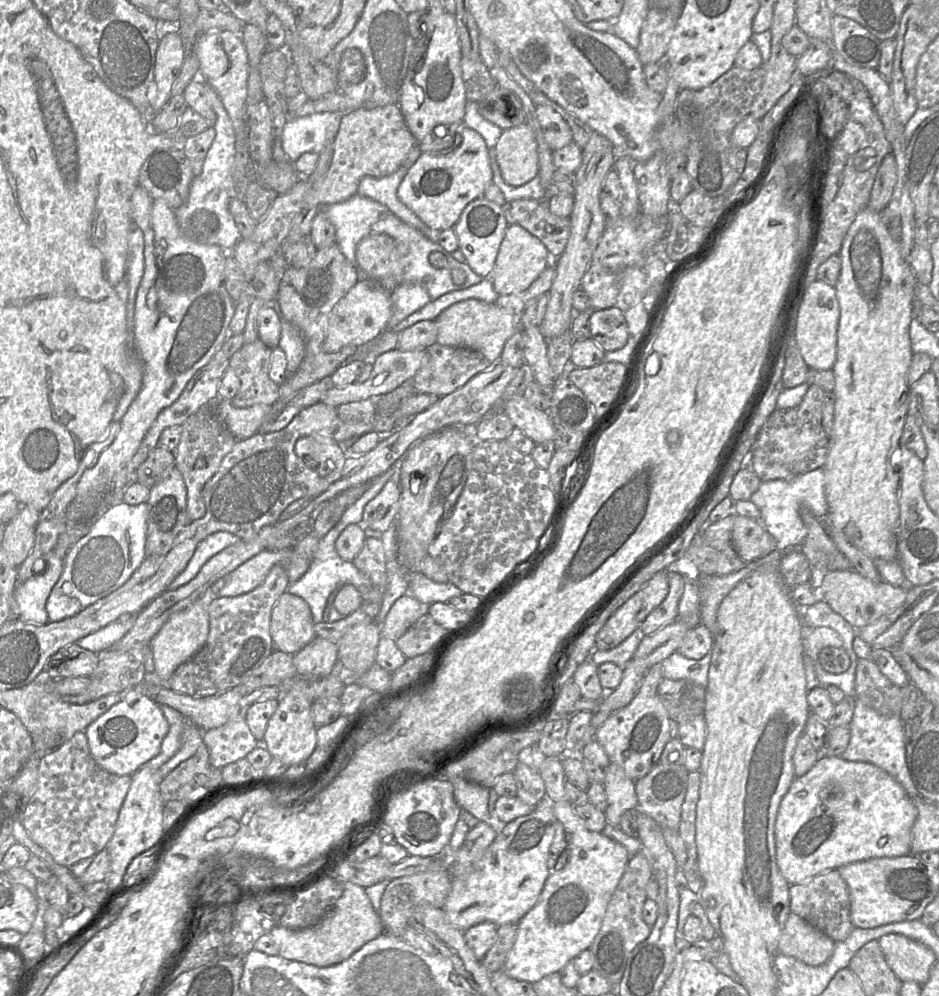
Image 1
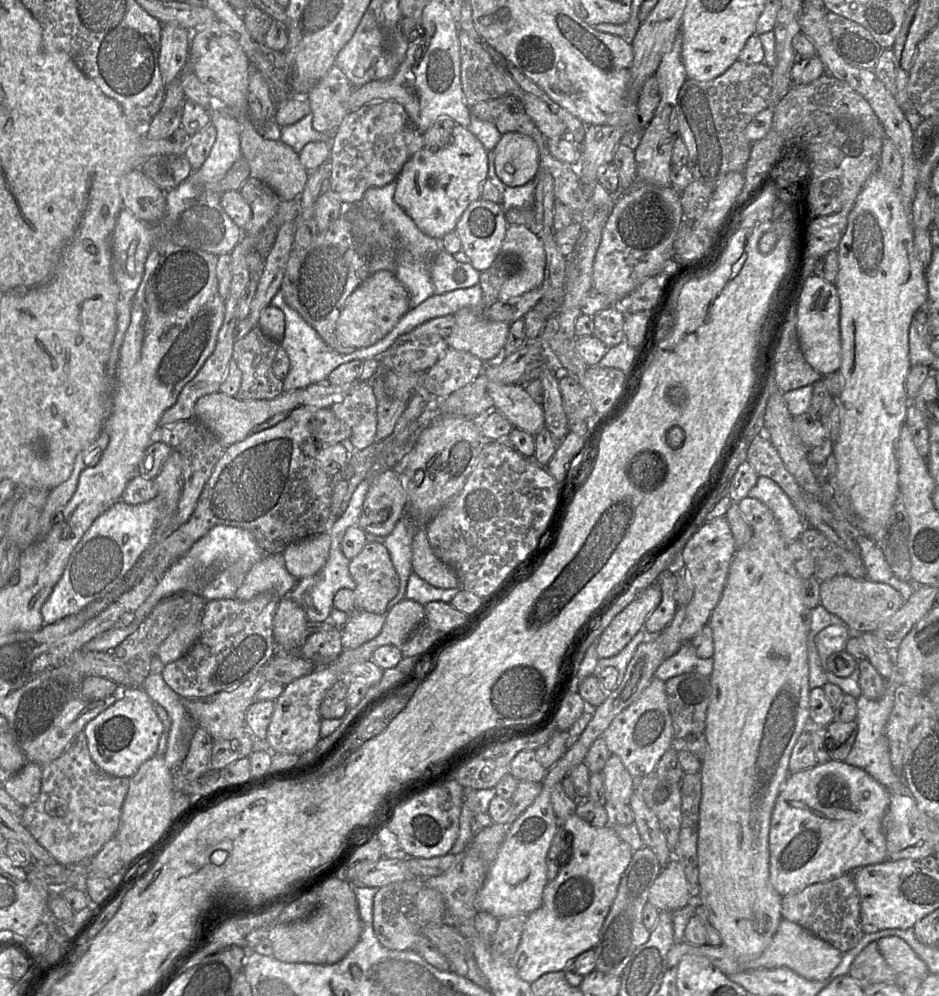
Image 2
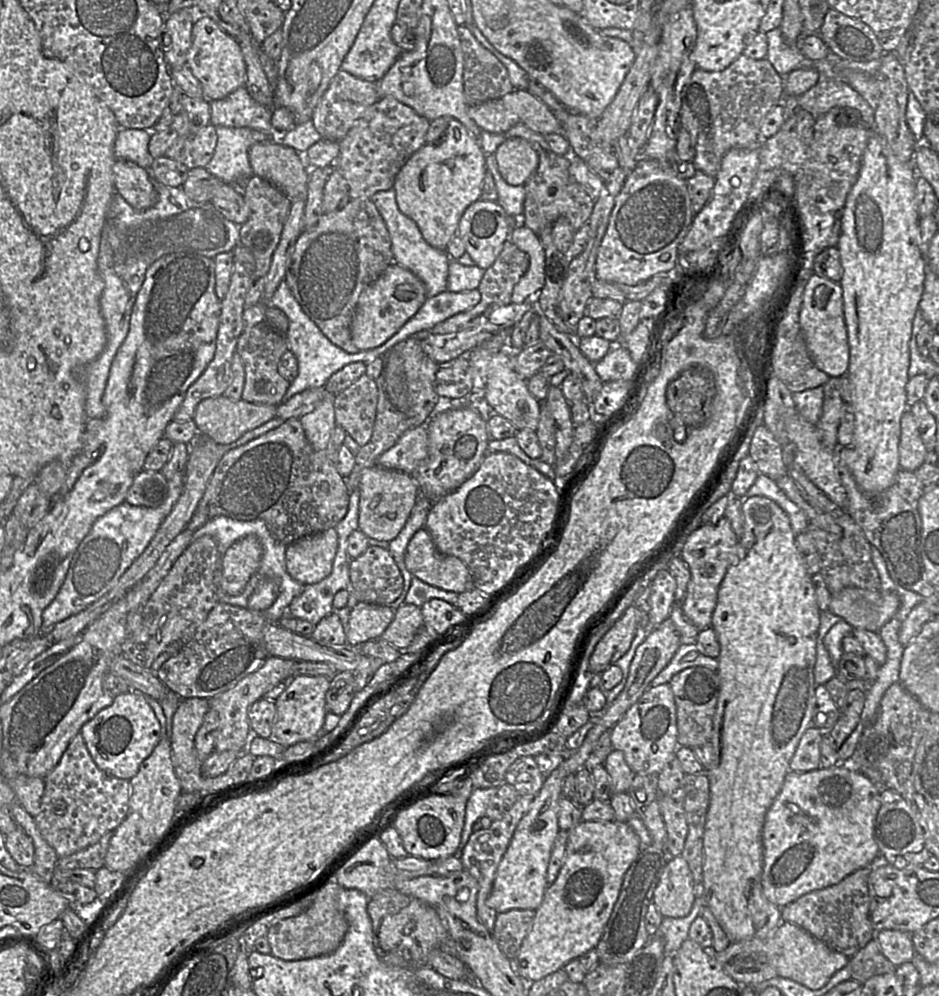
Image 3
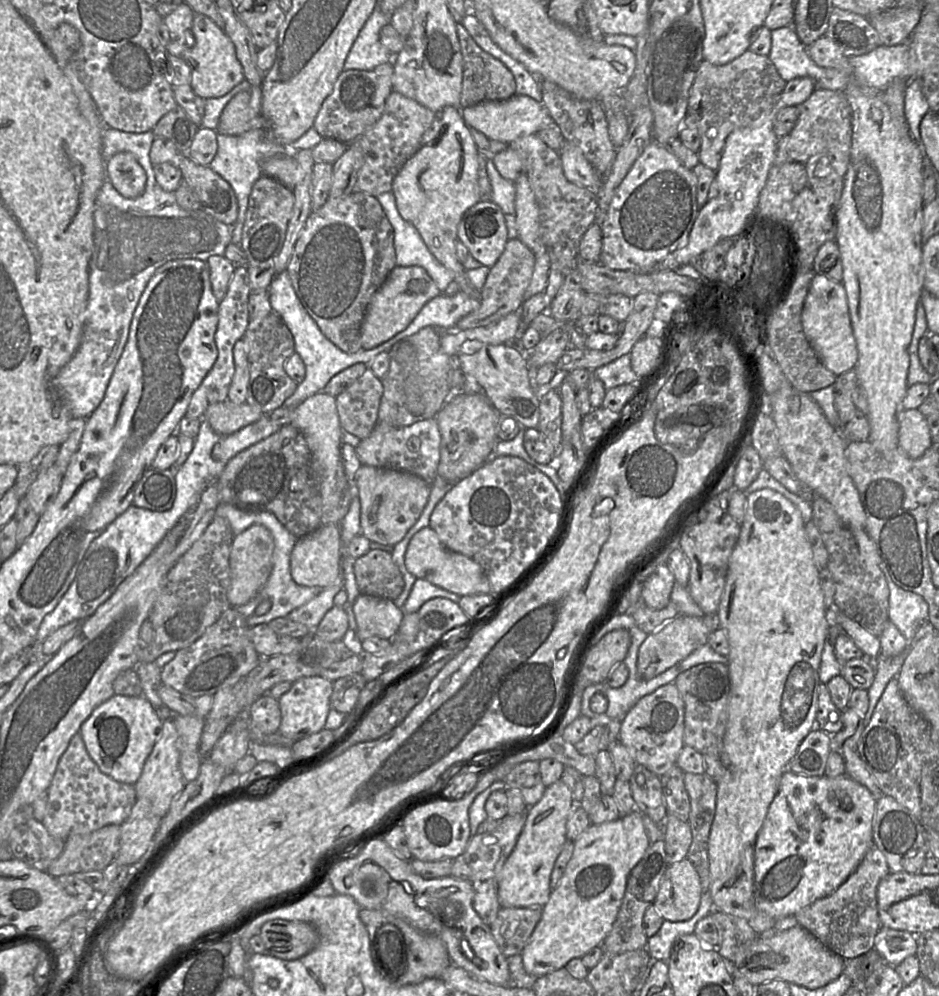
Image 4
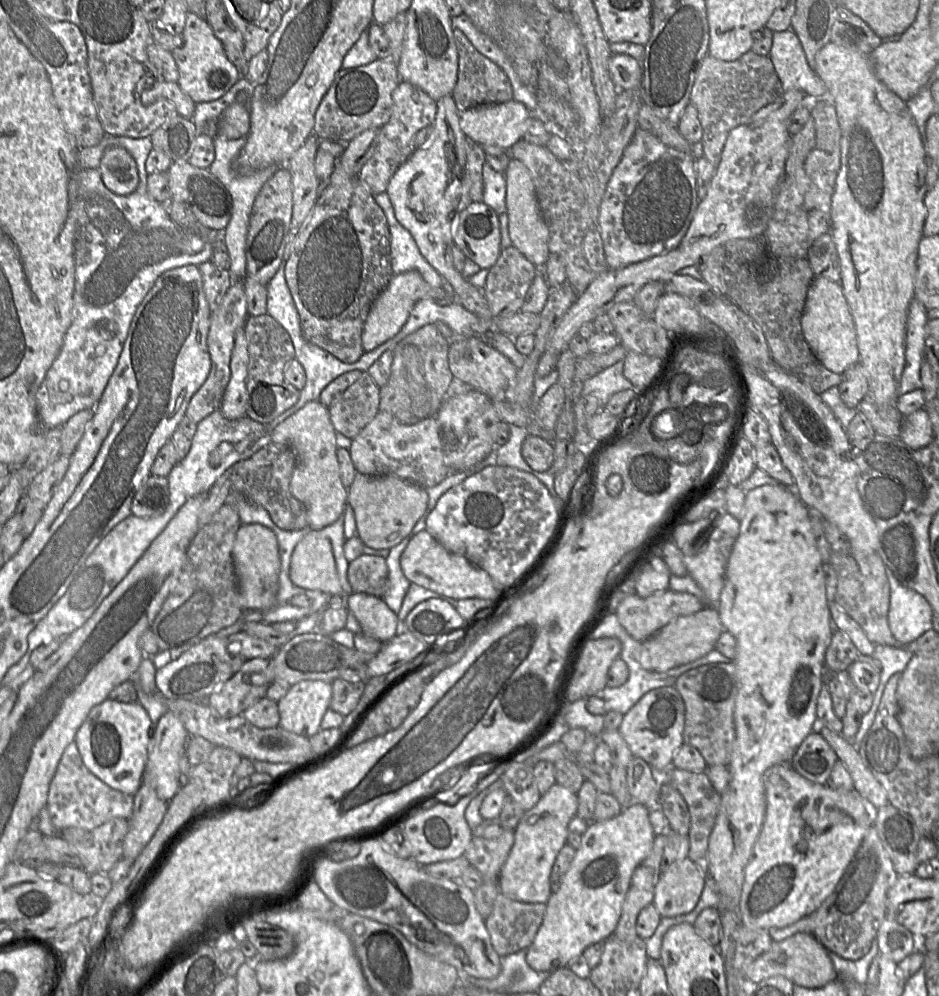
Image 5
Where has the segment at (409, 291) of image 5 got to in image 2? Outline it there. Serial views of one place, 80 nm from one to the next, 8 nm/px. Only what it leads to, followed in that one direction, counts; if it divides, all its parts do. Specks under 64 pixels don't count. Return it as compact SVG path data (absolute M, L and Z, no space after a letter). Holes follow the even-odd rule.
M380 270L367 277L349 296L336 324L336 337L343 346L356 349L366 348L385 337L410 310L409 292L398 280L395 271Z

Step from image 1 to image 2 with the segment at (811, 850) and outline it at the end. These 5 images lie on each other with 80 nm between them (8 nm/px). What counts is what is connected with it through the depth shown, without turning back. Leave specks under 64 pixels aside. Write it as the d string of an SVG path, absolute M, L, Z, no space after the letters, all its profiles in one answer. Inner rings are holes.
M831 759L826 763L789 773L783 782L771 814L769 829L769 879L782 897L808 885L829 881L871 864L888 860L882 819L890 792L861 768Z

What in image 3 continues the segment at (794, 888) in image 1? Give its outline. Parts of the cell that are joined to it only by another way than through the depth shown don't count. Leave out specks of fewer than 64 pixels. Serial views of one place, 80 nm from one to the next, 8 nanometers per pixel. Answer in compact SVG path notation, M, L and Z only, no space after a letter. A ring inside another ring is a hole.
M871 863L846 876L839 883L813 890L781 908L782 921L794 923L816 939L825 943L848 959L875 939L870 916L868 877L874 867Z

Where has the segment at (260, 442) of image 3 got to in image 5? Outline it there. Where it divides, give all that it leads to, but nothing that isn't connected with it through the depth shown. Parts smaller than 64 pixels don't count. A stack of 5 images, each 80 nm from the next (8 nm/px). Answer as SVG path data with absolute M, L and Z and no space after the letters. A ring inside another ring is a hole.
M270 442L227 470L231 491L238 491L250 501L262 506L279 528L288 531L305 529L308 527L305 506L293 496L289 488L295 462L295 456L287 446Z

